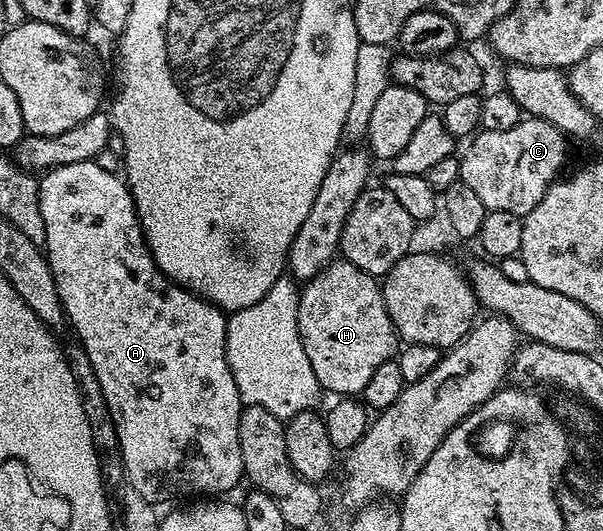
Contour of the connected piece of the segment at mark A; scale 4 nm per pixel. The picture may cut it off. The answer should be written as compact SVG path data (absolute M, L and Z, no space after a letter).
M84 161L83 163L67 163L66 165L55 165L48 170L40 178L39 181L39 211L43 211L43 227L47 227L47 235L45 236L45 243L43 252L49 258L49 266L53 272L55 279L55 287L59 291L59 299L61 305L65 309L65 316L68 324L73 324L73 329L77 332L76 340L79 342L82 349L84 349L87 359L91 359L91 367L95 371L95 375L99 379L99 387L103 387L103 395L107 399L107 407L111 411L111 419L115 419L115 431L119 435L119 447L123 451L123 463L125 464L125 474L129 477L131 487L135 487L135 491L139 491L139 495L143 495L143 499L147 499L150 503L158 503L157 501L169 501L172 497L185 497L188 493L201 493L197 495L225 495L228 489L236 487L240 481L243 481L243 474L245 468L243 467L243 455L239 451L239 419L241 418L241 410L243 408L241 403L241 396L239 395L239 387L235 387L235 375L231 375L231 367L227 363L227 327L225 322L227 320L226 314L210 301L204 301L202 297L197 296L189 289L183 289L173 281L169 280L167 275L163 275L163 271L159 271L159 267L155 263L155 259L151 255L151 251L145 242L145 236L141 230L141 224L137 218L135 211L135 203L132 195L129 194L129 187L118 174L111 171L103 171L103 167L99 167L96 161Z

